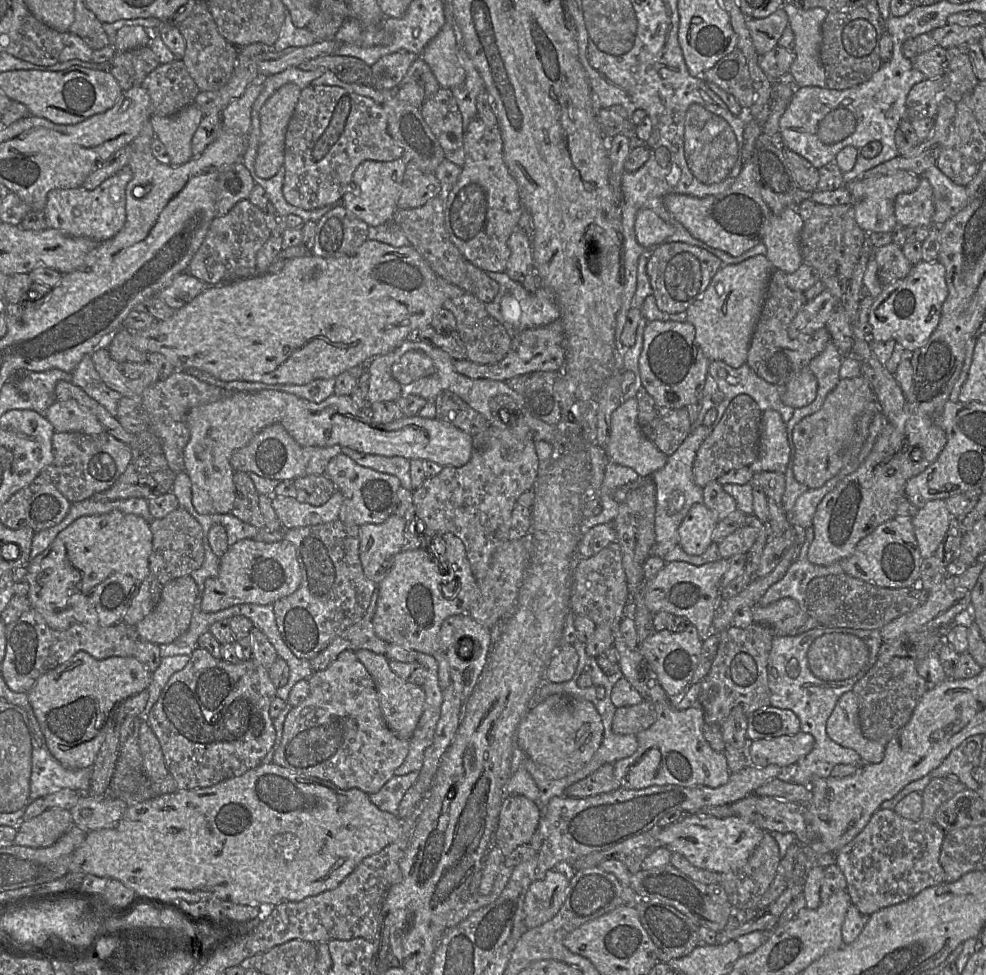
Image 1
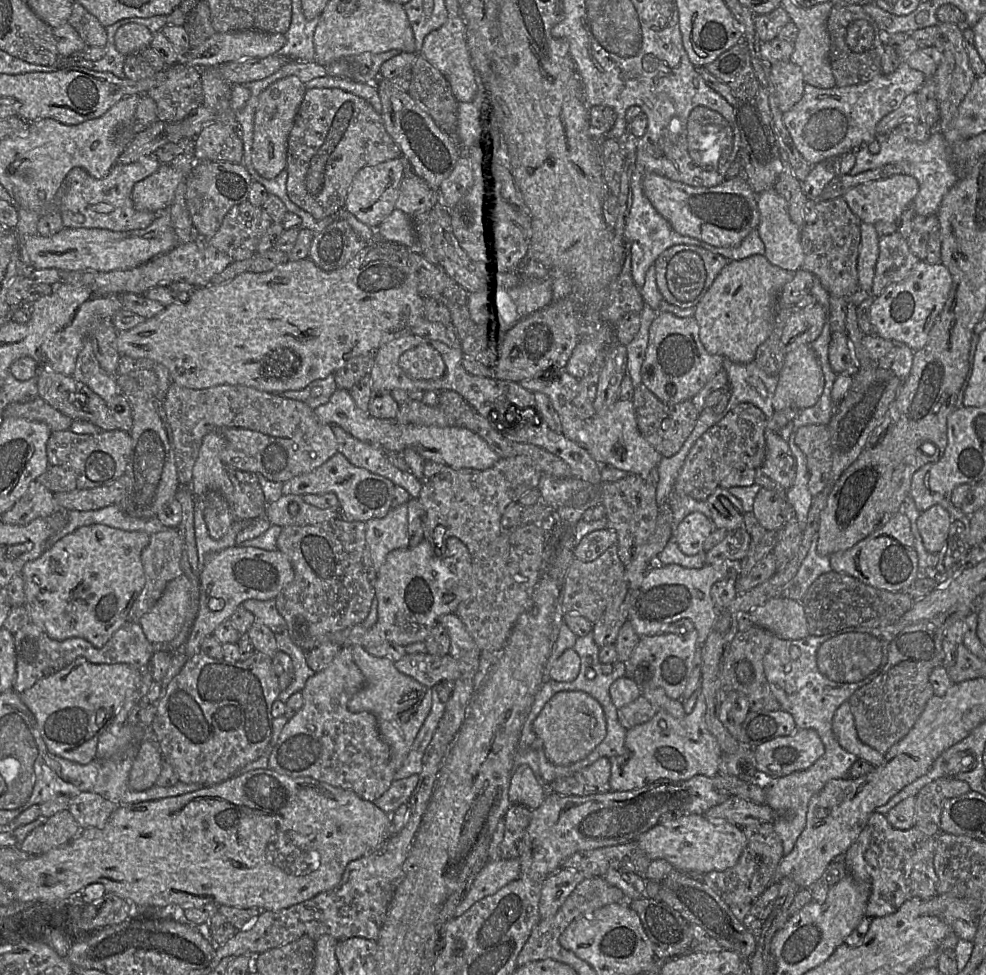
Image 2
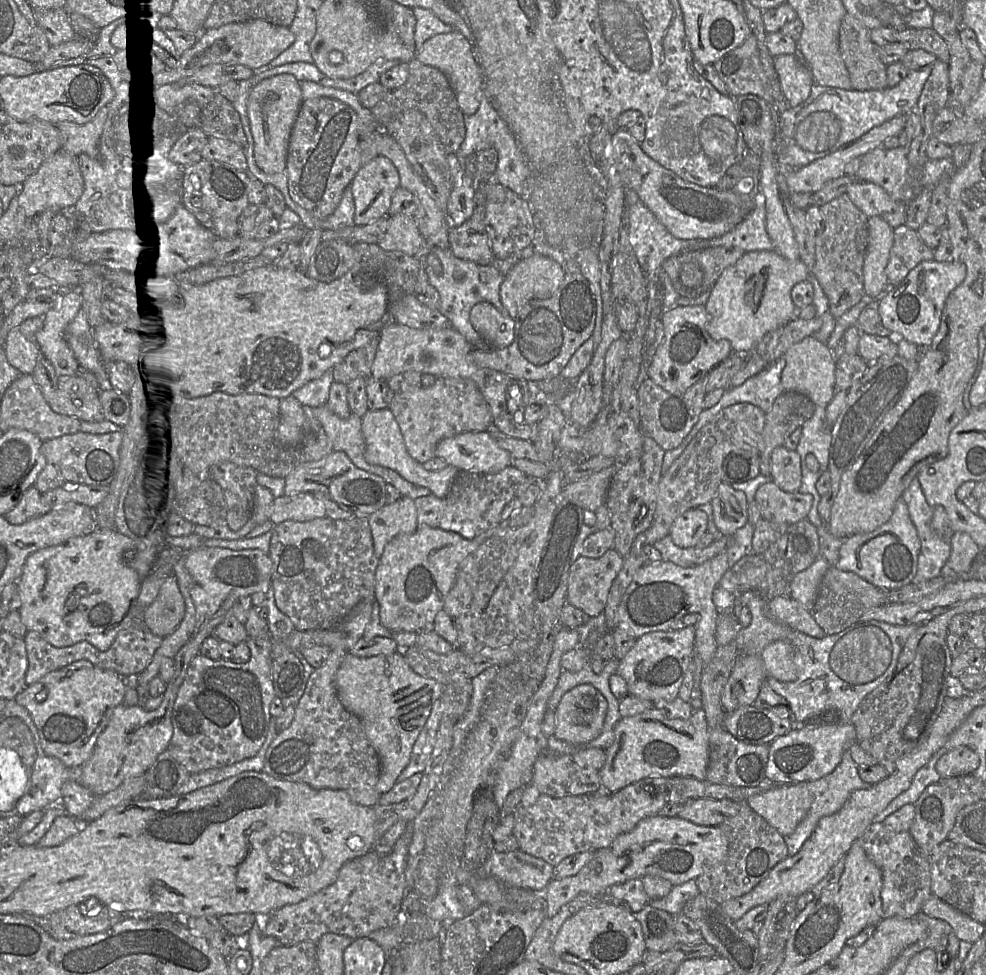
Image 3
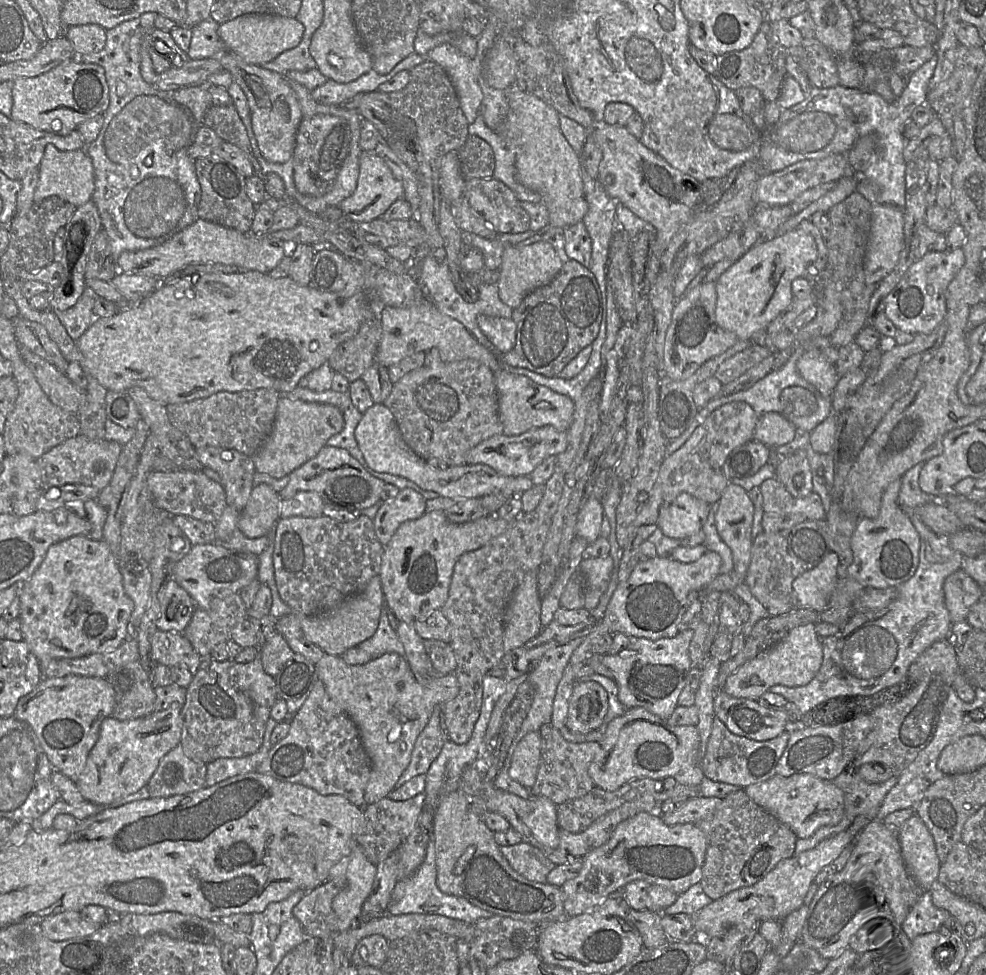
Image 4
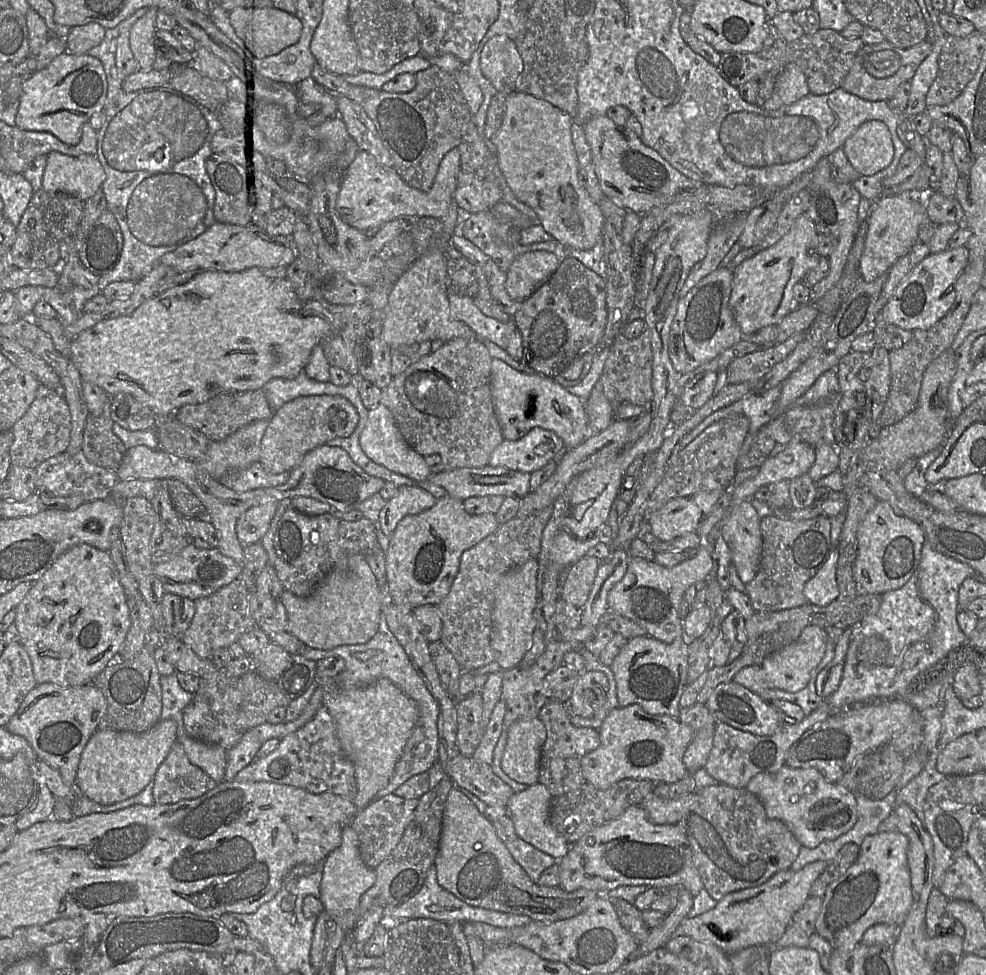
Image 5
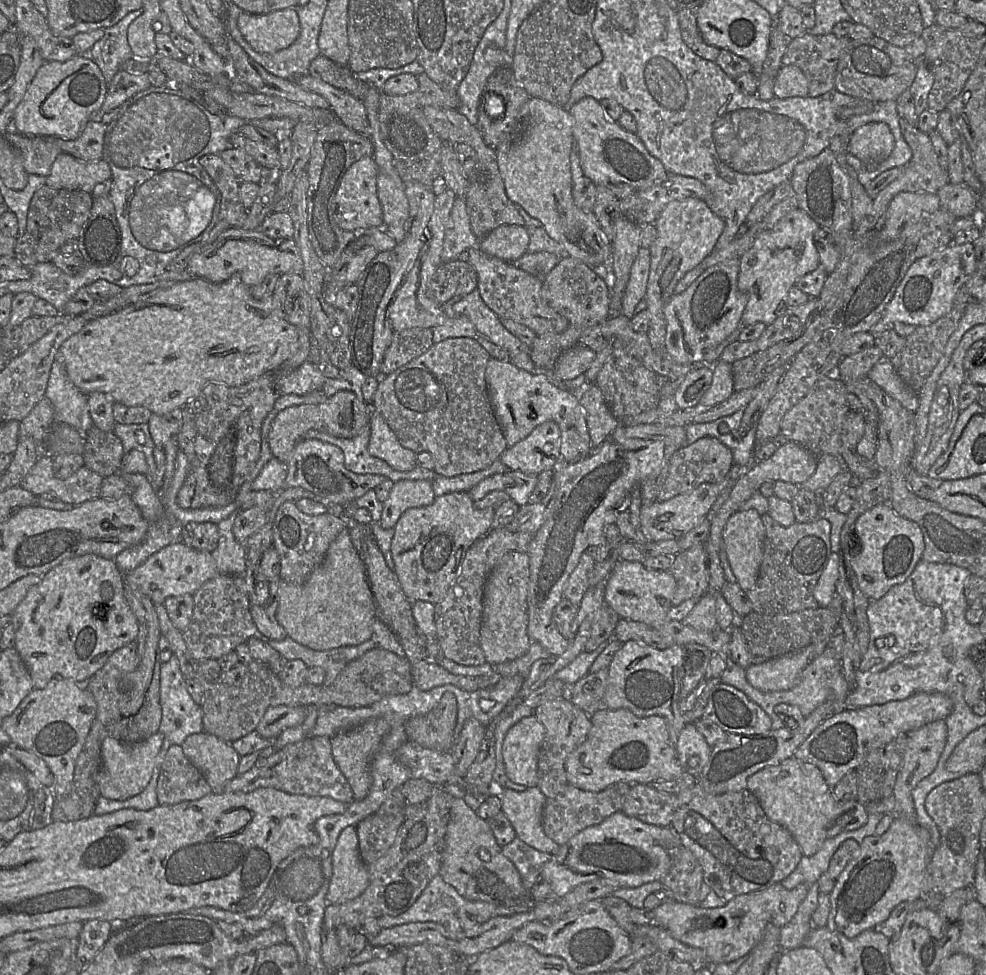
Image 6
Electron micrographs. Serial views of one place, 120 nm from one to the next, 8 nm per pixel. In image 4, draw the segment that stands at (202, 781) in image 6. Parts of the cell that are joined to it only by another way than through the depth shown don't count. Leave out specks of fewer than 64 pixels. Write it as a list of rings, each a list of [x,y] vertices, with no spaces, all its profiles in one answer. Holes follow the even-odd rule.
[[[180,744],[177,745],[161,758],[147,783],[149,798],[170,797],[205,788],[206,766],[188,758]]]

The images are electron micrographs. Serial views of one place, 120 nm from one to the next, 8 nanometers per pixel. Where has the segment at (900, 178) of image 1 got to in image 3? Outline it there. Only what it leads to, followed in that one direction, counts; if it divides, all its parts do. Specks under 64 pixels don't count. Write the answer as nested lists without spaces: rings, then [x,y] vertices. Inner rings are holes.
[[[854,179],[846,193],[851,201],[869,218],[881,216],[897,208],[897,202],[875,183]]]

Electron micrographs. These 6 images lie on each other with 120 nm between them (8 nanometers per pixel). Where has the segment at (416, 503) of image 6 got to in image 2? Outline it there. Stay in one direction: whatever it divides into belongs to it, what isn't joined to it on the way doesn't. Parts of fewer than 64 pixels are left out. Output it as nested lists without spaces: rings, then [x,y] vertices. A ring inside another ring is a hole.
[[[407,503],[392,507],[382,518],[366,521],[365,537],[373,567],[378,571],[389,552],[408,548]]]

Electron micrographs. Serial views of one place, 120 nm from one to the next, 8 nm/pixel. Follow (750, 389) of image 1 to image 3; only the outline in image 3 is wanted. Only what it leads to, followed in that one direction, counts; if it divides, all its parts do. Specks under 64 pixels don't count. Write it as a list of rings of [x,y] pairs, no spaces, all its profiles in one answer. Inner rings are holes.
[[[783,356],[740,386],[725,390],[722,398],[714,406],[700,413],[697,422],[703,422],[704,426],[721,410],[737,403],[750,403],[759,407],[765,414],[769,413],[774,401],[785,392],[781,385],[785,363]]]

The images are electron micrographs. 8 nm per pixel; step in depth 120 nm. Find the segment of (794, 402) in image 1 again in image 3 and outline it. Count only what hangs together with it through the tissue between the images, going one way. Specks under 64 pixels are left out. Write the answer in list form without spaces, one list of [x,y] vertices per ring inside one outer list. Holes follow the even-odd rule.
[[[812,336],[792,345],[784,355],[785,367],[781,385],[785,392],[792,391],[806,395],[815,405],[827,406],[835,395],[836,357],[826,344]]]

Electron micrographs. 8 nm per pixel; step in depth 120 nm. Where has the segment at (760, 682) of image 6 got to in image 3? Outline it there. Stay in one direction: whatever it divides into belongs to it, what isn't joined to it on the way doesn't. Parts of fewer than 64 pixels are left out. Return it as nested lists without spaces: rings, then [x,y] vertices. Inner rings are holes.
[[[777,640],[768,644],[760,654],[739,656],[721,695],[721,704],[725,713],[733,712],[742,706],[753,705],[767,677],[773,677],[781,682],[791,682],[798,677],[794,648],[789,642]]]

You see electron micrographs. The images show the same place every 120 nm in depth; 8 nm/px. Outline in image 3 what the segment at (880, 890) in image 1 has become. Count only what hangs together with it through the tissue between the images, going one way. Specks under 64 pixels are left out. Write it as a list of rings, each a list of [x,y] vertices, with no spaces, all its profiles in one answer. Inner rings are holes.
[[[872,822],[857,839],[868,858],[882,871],[881,890],[884,918],[913,918],[933,894],[930,858],[924,855],[909,831],[895,832],[883,824]]]

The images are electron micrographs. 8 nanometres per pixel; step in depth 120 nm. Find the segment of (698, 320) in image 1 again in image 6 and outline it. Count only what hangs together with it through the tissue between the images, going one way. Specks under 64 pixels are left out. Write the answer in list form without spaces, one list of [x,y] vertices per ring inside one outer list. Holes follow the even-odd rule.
[[[798,208],[756,237],[752,247],[740,258],[737,286],[748,297],[741,318],[743,326],[757,322],[768,326],[785,313],[790,289],[798,279],[815,270],[820,264],[814,241],[819,228],[806,212]]]

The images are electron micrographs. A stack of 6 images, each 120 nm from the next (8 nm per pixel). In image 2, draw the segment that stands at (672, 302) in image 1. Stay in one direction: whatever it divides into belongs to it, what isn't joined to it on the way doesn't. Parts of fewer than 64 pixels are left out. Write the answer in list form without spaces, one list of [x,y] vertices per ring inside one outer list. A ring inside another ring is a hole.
[[[672,246],[663,251],[653,264],[657,287],[666,302],[683,309],[695,307],[729,262],[725,257],[697,246]]]

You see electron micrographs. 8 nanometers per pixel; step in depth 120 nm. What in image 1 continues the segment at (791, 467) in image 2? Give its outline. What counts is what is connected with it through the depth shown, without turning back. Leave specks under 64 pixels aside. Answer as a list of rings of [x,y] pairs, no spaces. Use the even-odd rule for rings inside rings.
[[[765,410],[761,417],[759,456],[749,468],[759,472],[779,472],[785,474],[790,459],[790,447],[786,424],[775,410]]]

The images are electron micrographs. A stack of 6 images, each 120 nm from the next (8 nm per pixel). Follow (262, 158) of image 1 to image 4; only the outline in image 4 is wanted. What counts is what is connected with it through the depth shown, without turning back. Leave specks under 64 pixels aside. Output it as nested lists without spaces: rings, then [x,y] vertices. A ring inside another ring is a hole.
[[[230,50],[222,53],[217,60],[223,70],[232,75],[246,96],[252,129],[262,156],[272,163],[287,162],[293,156],[296,134],[302,121],[300,104],[287,77],[260,65],[246,63]]]

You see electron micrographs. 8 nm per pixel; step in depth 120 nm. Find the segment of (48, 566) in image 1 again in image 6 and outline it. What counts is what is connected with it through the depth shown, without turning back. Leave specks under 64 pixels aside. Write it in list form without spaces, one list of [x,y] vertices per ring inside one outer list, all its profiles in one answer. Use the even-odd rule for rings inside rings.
[[[85,554],[67,558],[45,573],[42,576],[41,581],[28,590],[26,596],[11,613],[11,625],[15,633],[14,648],[17,650],[22,661],[26,665],[31,676],[32,685],[35,689],[43,689],[48,682],[55,677],[71,679],[78,684],[85,684],[105,665],[106,661],[114,651],[133,641],[137,637],[139,631],[139,622],[125,598],[124,574],[119,571],[114,559],[106,559],[94,554]],[[96,605],[98,605],[98,609],[94,612],[93,608]],[[102,607],[104,607],[104,609]]]

